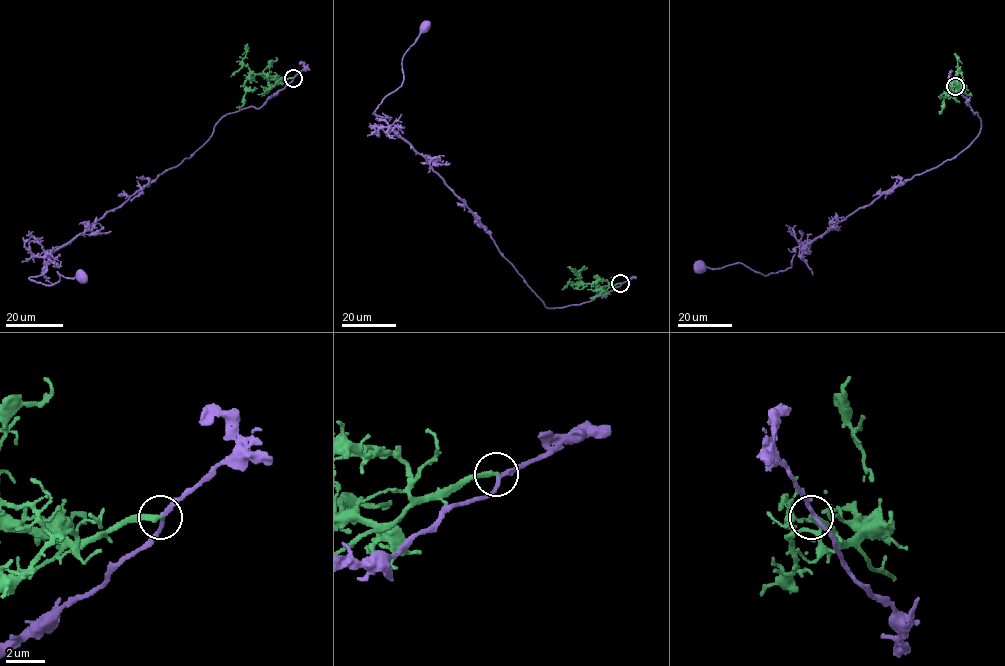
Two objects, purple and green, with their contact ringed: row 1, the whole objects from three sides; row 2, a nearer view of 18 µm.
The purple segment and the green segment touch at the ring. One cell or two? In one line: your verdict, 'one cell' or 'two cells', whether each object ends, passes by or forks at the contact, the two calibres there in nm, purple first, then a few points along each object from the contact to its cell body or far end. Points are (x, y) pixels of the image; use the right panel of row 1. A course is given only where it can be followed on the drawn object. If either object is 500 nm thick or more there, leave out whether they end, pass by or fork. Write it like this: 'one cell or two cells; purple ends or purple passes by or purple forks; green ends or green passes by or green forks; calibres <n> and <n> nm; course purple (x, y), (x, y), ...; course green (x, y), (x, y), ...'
two cells; purple passes by; green ends; calibres 200 and 280 nm; course purple (955, 85), (981, 125), (951, 159), (834, 224), (787, 269), (764, 275), (736, 263), (697, 268); course green (955, 86), (962, 87), (954, 81), (939, 112)

